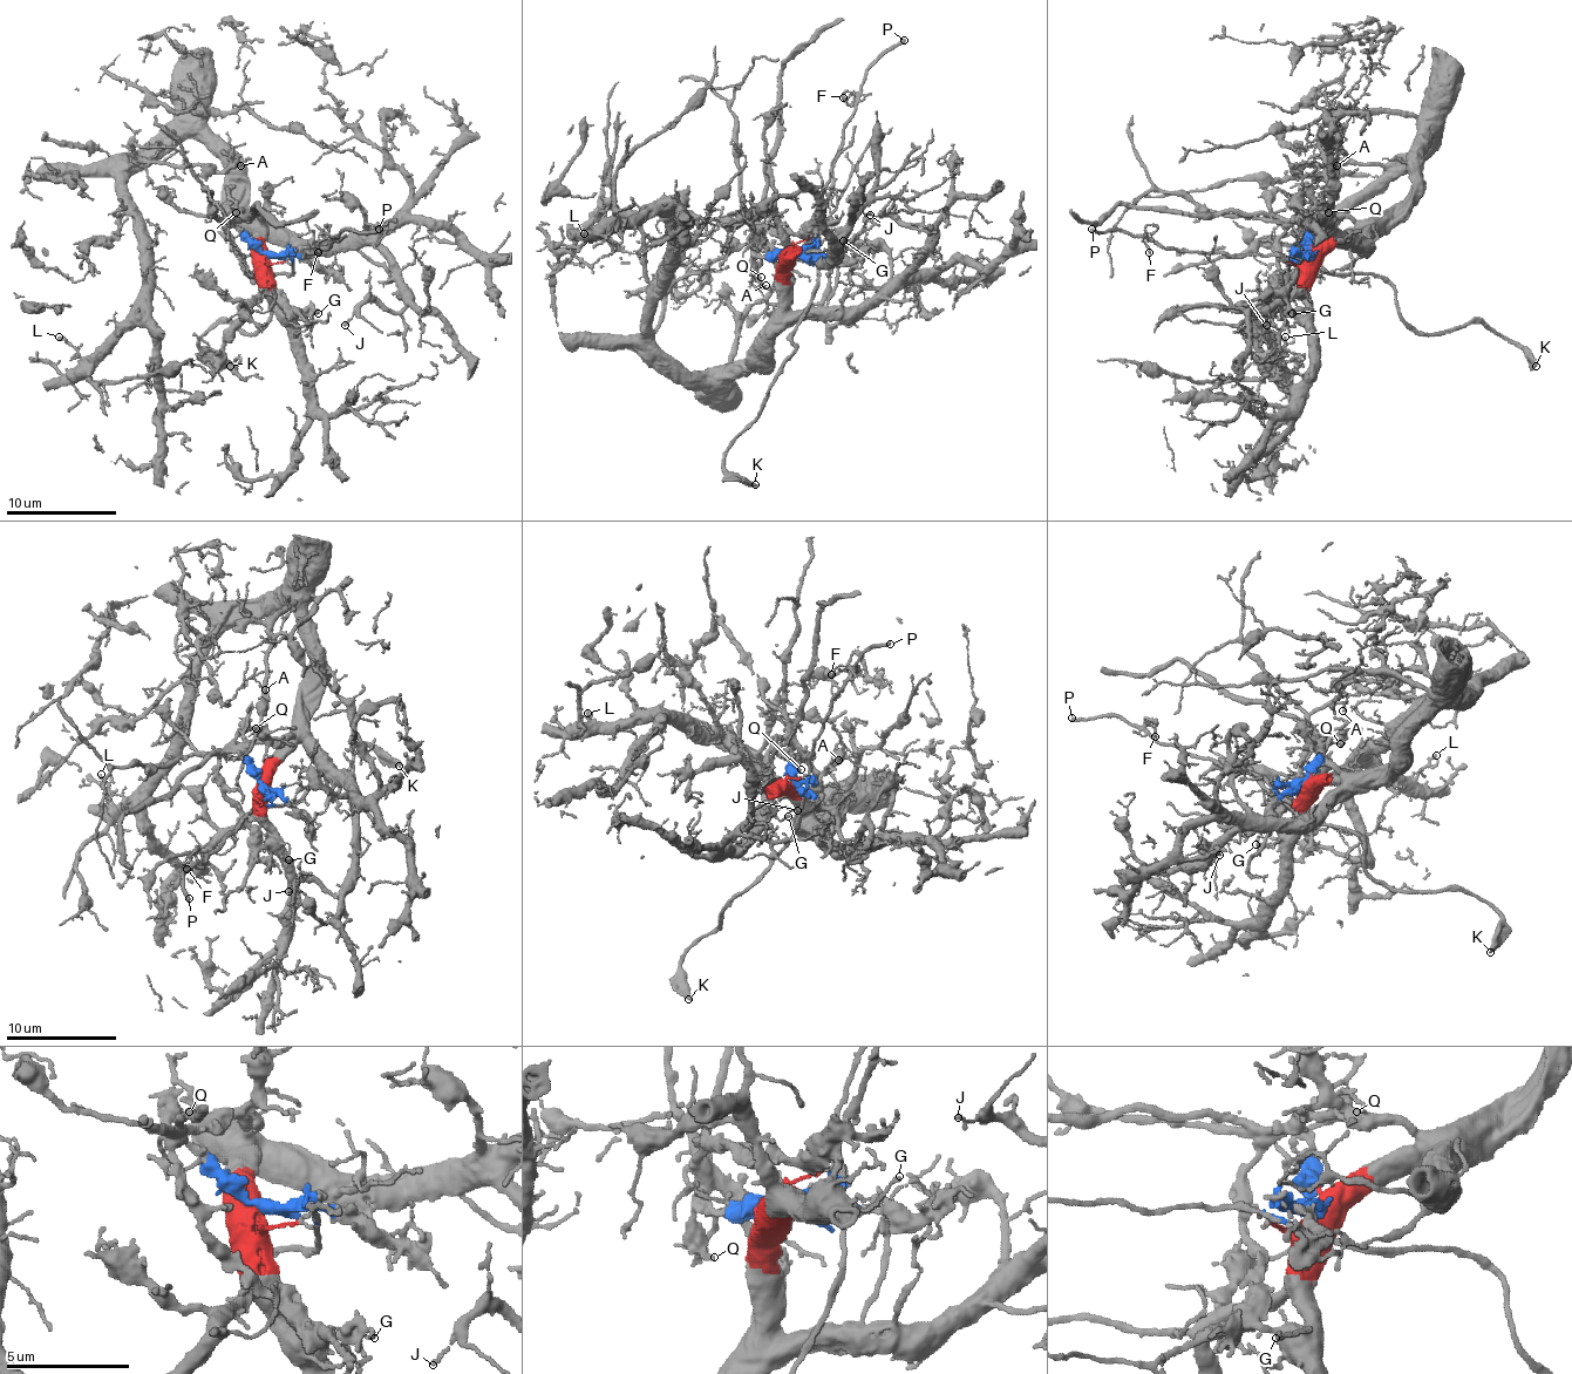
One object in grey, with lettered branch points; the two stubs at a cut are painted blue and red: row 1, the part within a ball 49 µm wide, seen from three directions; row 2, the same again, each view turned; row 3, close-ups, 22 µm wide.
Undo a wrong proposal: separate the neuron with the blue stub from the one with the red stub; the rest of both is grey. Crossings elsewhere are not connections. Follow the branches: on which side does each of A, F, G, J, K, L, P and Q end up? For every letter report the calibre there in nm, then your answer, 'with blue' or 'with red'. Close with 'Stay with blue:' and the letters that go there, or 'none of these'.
A: 120 nm thick; with red
F: 150 nm thick; with blue
G: 140 nm thick; with red
J: 150 nm thick; with red
K: 400 nm thick; with blue
L: 200 nm thick; with red
P: 220 nm thick; with blue
Q: 320 nm thick; with blue
Stay with blue: F, K, P, Q

